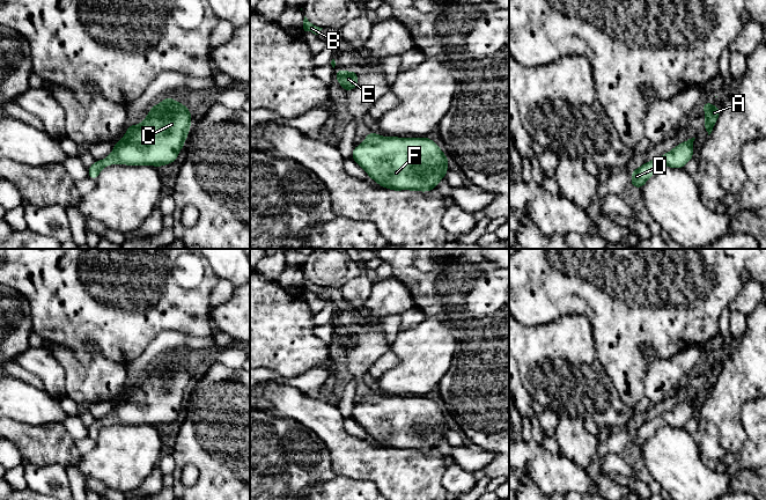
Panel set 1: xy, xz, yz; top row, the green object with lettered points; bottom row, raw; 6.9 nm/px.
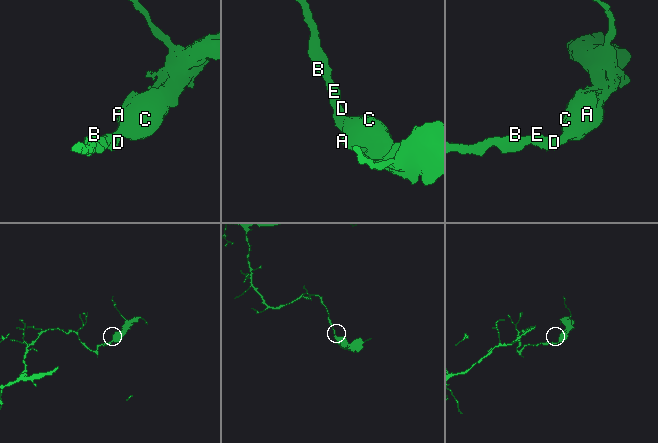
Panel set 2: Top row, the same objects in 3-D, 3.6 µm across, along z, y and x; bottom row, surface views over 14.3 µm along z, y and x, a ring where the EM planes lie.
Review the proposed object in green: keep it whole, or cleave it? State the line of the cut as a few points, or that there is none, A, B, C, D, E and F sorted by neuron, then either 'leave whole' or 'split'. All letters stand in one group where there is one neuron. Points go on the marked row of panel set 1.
no cut; A B C D E F; leave whole

